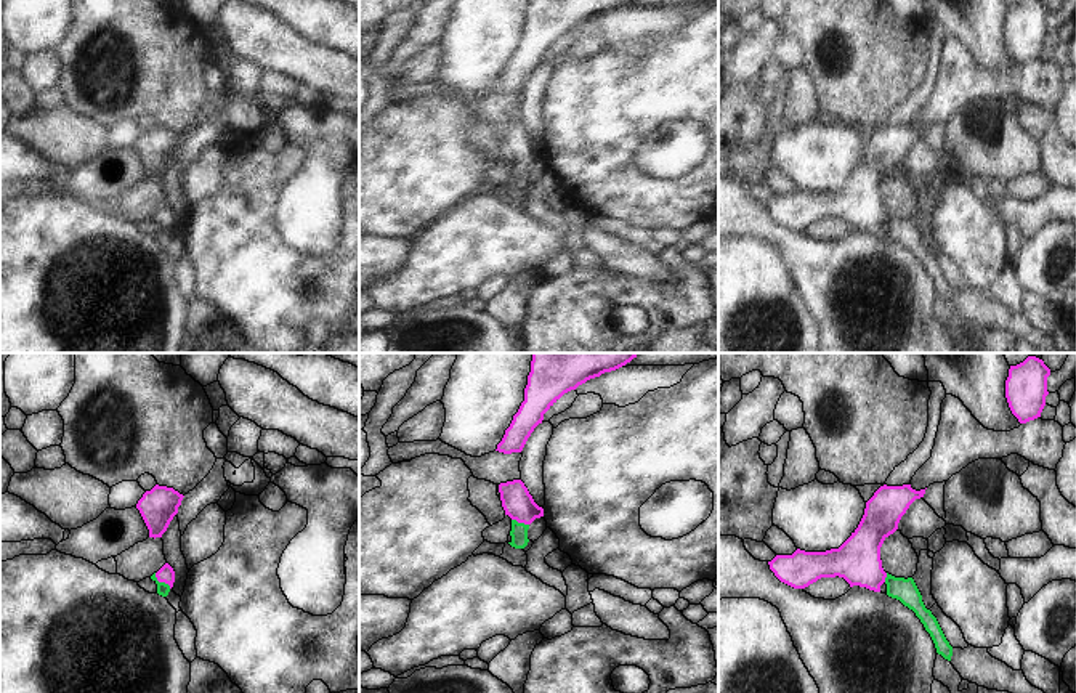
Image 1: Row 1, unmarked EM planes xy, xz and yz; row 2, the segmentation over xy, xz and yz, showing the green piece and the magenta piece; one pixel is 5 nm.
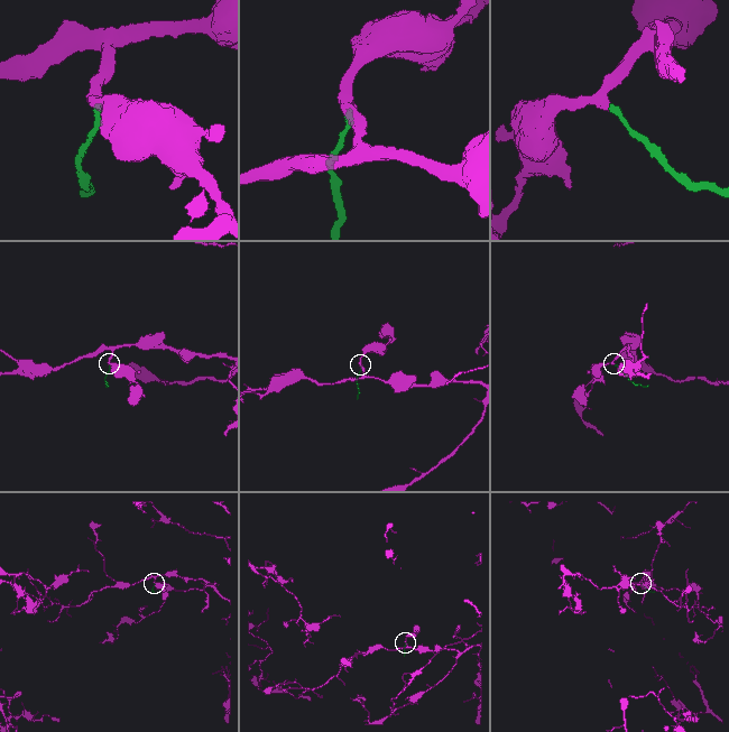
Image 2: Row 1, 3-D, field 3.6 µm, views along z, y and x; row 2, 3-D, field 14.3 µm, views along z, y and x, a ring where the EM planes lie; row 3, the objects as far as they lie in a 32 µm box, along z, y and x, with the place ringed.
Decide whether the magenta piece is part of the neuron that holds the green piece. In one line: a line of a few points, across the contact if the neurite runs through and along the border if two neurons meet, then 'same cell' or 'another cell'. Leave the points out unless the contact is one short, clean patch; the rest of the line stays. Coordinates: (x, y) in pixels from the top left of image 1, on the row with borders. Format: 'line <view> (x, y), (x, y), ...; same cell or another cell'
line xy (162, 589), (161, 583), (165, 575); same cell

